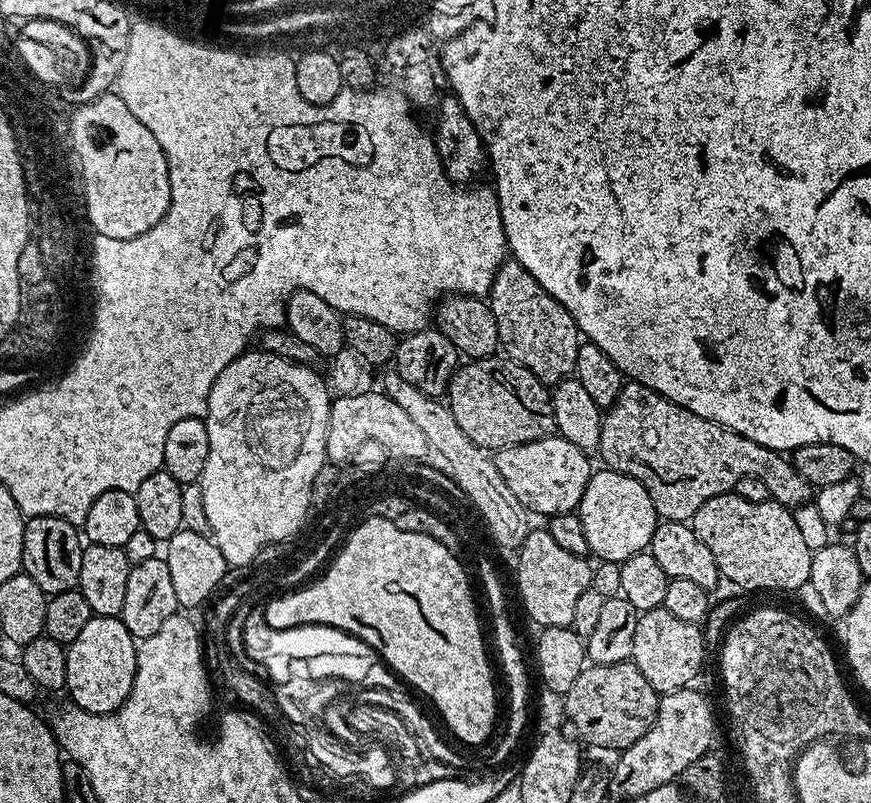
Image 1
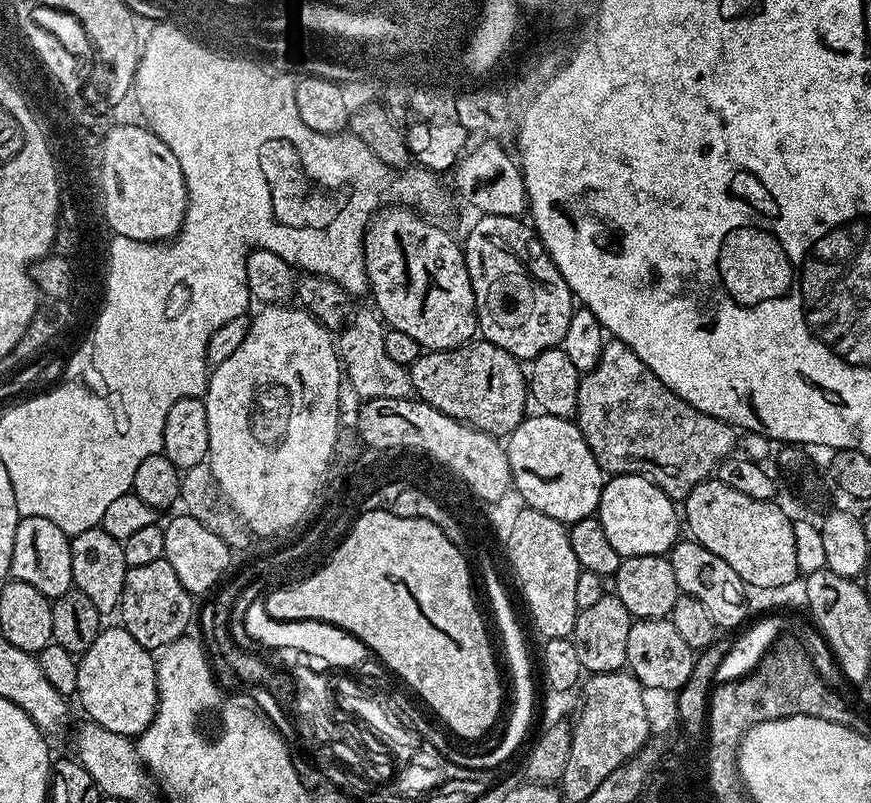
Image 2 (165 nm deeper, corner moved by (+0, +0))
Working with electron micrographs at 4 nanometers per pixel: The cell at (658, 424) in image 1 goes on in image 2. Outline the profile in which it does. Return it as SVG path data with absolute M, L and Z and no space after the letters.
M615 338L605 343L600 351L599 364L581 379L575 419L584 440L605 473L647 476L667 496L673 498L687 496L691 488L709 479L717 471L720 462L733 455L732 447L738 444L738 432L733 425L699 412L681 396L676 396L644 365L634 350Z

